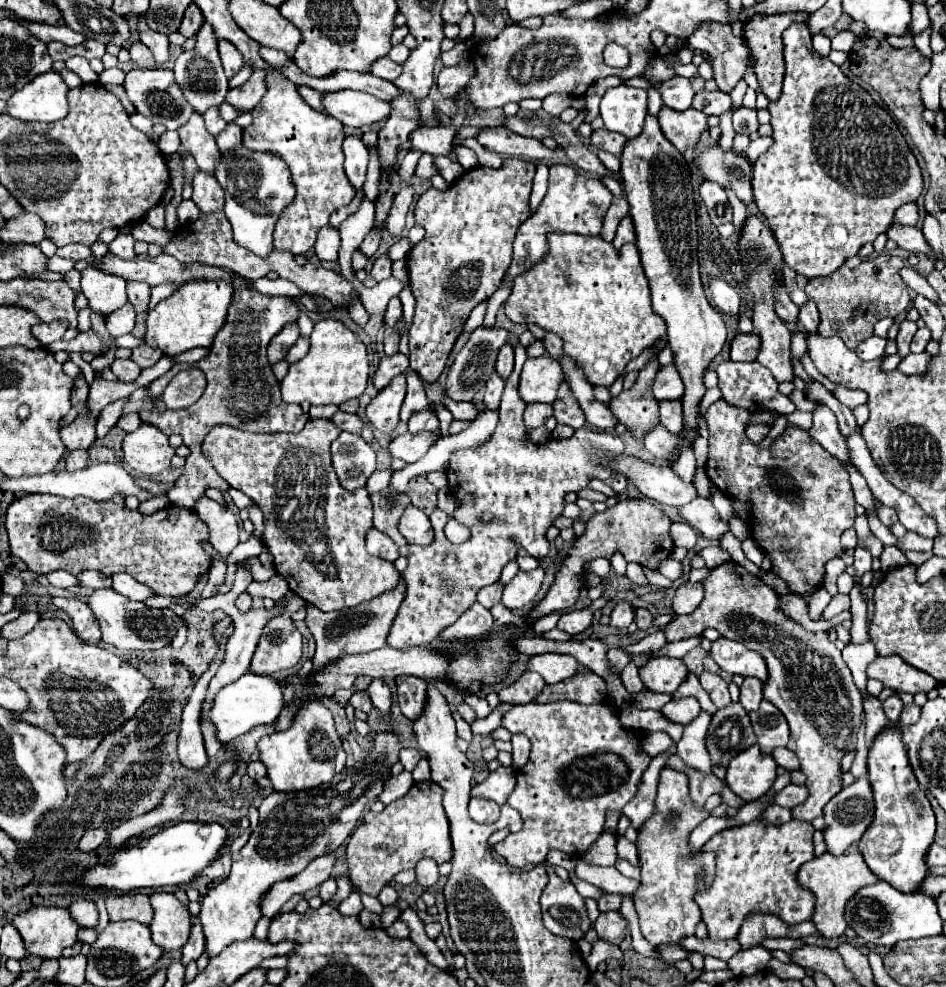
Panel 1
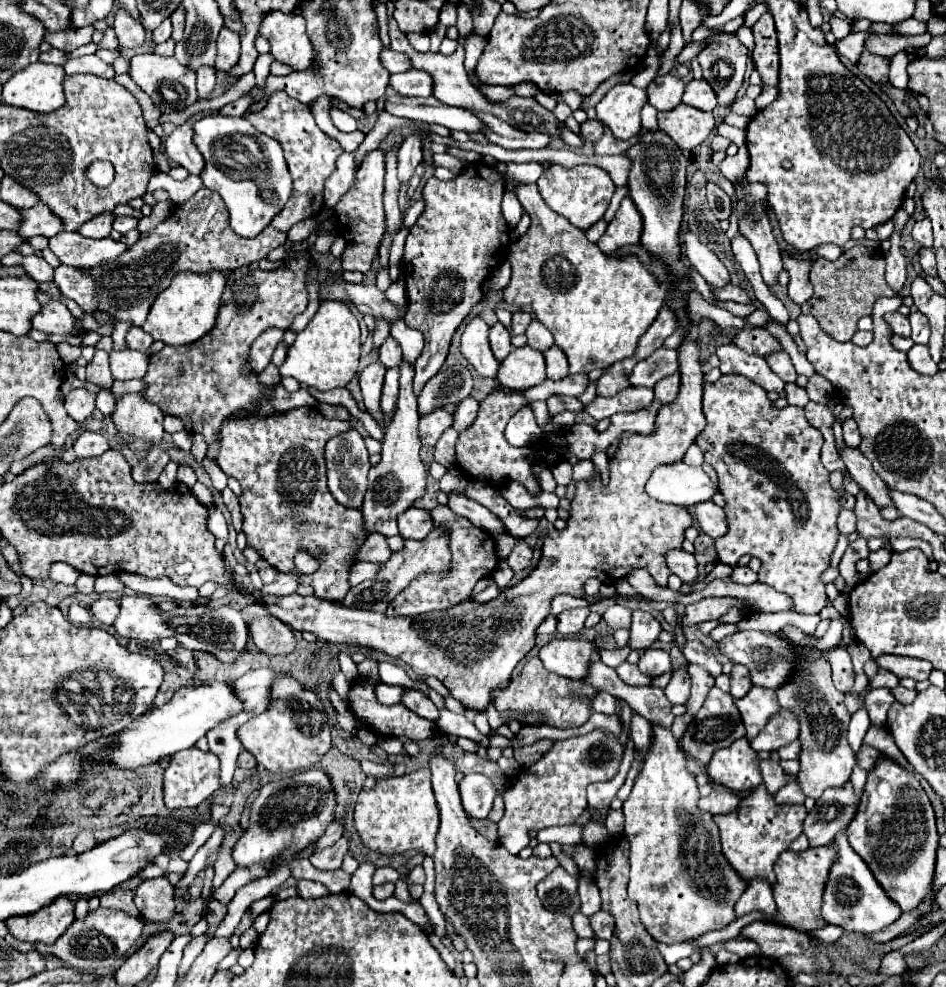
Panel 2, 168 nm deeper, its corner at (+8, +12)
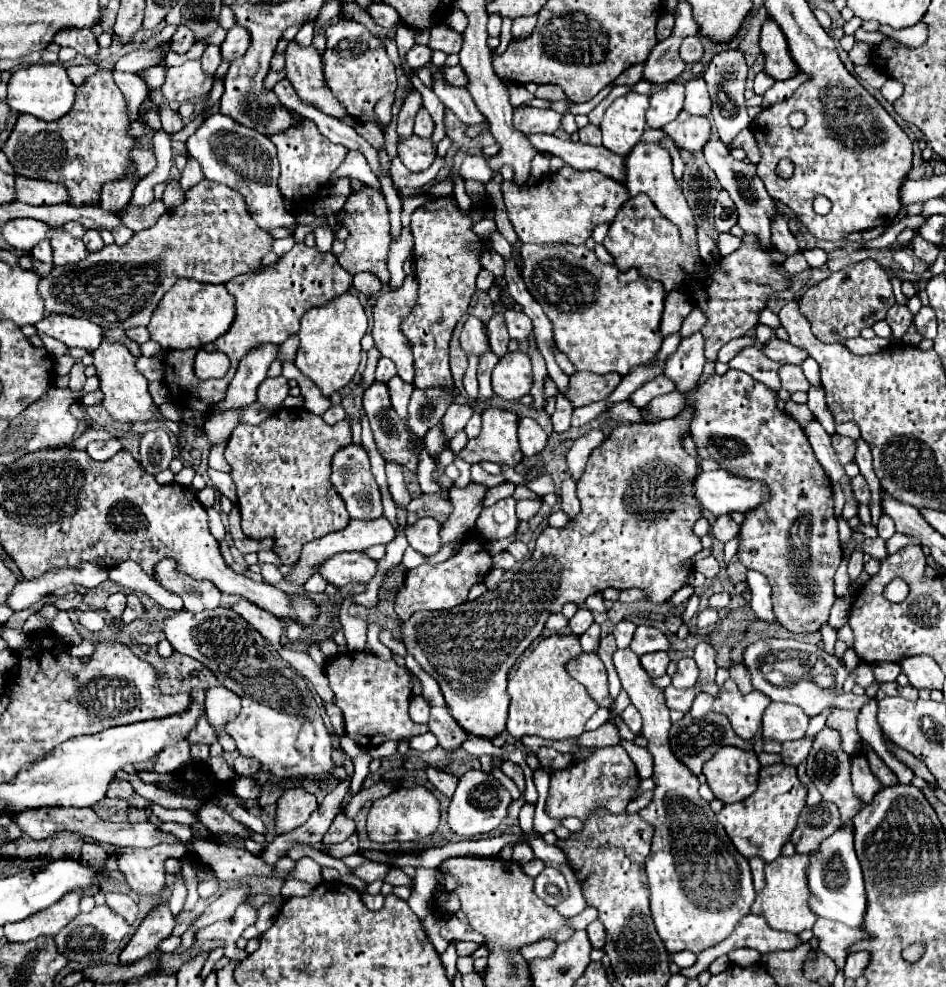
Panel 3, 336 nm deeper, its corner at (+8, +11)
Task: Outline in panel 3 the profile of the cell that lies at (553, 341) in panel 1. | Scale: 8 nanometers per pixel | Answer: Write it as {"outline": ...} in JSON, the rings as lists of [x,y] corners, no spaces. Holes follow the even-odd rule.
{"outline":[[[557,393],[557,395],[555,395],[555,413],[551,415],[551,421],[553,421],[553,429],[555,429],[555,433],[563,433],[563,431],[569,429],[571,411],[573,411],[571,401],[569,401],[565,395]]]}

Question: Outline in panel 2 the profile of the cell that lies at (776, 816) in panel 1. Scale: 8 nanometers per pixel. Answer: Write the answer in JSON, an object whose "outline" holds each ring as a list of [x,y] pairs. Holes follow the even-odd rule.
{"outline":[[[795,778],[787,786],[783,786],[781,792],[775,794],[775,798],[777,798],[779,804],[803,804],[805,802],[805,794],[801,792]]]}

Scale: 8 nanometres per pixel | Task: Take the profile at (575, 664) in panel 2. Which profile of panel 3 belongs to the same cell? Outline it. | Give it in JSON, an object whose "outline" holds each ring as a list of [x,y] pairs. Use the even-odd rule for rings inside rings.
{"outline":[[[597,651],[577,655],[575,659],[571,659],[571,663],[567,663],[567,671],[571,673],[573,679],[577,679],[579,683],[583,683],[587,687],[589,695],[601,707],[611,705],[609,691],[607,691],[607,671],[605,671],[605,665],[599,659]]]}

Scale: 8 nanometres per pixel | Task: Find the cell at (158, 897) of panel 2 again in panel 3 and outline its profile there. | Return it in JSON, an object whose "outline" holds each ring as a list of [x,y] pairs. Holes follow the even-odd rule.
{"outline":[[[183,844],[159,845],[151,849],[117,849],[119,871],[127,877],[131,889],[141,897],[157,897],[165,889],[163,863],[171,854],[184,858],[187,851]]]}

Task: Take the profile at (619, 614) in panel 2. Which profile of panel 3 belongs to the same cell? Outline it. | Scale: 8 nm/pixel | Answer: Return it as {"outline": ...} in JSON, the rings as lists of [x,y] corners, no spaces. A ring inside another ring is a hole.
{"outline":[[[619,621],[615,625],[615,629],[613,629],[613,635],[617,639],[617,647],[619,649],[629,647],[629,643],[633,639],[633,633],[635,633],[635,623],[631,623],[631,621]]]}

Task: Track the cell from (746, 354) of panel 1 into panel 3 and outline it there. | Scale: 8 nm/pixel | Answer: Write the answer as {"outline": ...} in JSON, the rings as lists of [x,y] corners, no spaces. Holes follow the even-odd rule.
{"outline":[[[773,337],[771,341],[767,341],[767,345],[763,345],[761,351],[763,351],[769,359],[773,359],[773,361],[777,361],[777,363],[781,363],[781,365],[783,365],[783,363],[801,365],[801,361],[807,357],[807,351],[791,345],[789,341],[781,341],[781,339],[777,339],[777,337]]]}

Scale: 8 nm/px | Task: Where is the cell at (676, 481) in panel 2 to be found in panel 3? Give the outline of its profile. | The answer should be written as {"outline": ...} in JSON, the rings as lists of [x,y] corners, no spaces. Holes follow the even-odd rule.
{"outline":[[[699,471],[693,479],[693,497],[711,515],[725,515],[729,511],[745,513],[765,503],[769,489],[753,479],[741,479],[729,471]]]}

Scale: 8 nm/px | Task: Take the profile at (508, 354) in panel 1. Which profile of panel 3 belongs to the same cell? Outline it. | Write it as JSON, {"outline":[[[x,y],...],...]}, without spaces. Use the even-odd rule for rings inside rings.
{"outline":[[[495,313],[491,317],[491,321],[487,323],[487,337],[491,343],[491,351],[499,357],[503,357],[507,353],[507,343],[509,343],[509,333],[503,321],[503,313]]]}

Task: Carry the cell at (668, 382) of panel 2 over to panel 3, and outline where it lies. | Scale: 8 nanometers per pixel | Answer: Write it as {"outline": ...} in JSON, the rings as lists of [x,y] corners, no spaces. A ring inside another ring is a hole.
{"outline":[[[693,333],[681,339],[675,355],[671,355],[665,363],[665,375],[675,383],[675,389],[685,393],[697,387],[699,375],[705,365],[703,355],[703,335]]]}

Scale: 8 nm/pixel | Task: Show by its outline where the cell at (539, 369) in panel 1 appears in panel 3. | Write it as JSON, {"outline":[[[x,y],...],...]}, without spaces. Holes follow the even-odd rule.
{"outline":[[[523,351],[507,353],[493,369],[493,391],[507,399],[507,401],[519,401],[523,395],[527,395],[533,387],[533,371],[531,371],[531,359],[523,355]]]}

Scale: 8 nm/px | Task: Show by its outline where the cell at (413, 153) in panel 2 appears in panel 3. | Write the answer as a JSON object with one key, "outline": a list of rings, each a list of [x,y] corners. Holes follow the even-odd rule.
{"outline":[[[419,109],[419,113],[417,113],[417,117],[415,117],[415,127],[413,127],[413,133],[415,135],[419,135],[419,137],[423,137],[423,139],[429,139],[431,137],[431,133],[433,133],[433,127],[435,127],[435,123],[433,123],[433,119],[431,119],[431,115],[427,113],[427,109]]]}

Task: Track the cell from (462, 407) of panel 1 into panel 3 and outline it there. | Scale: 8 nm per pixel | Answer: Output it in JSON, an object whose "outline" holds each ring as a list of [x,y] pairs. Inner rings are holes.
{"outline":[[[473,413],[473,417],[469,419],[469,423],[465,425],[465,433],[467,437],[477,437],[481,433],[481,415],[479,413]]]}

